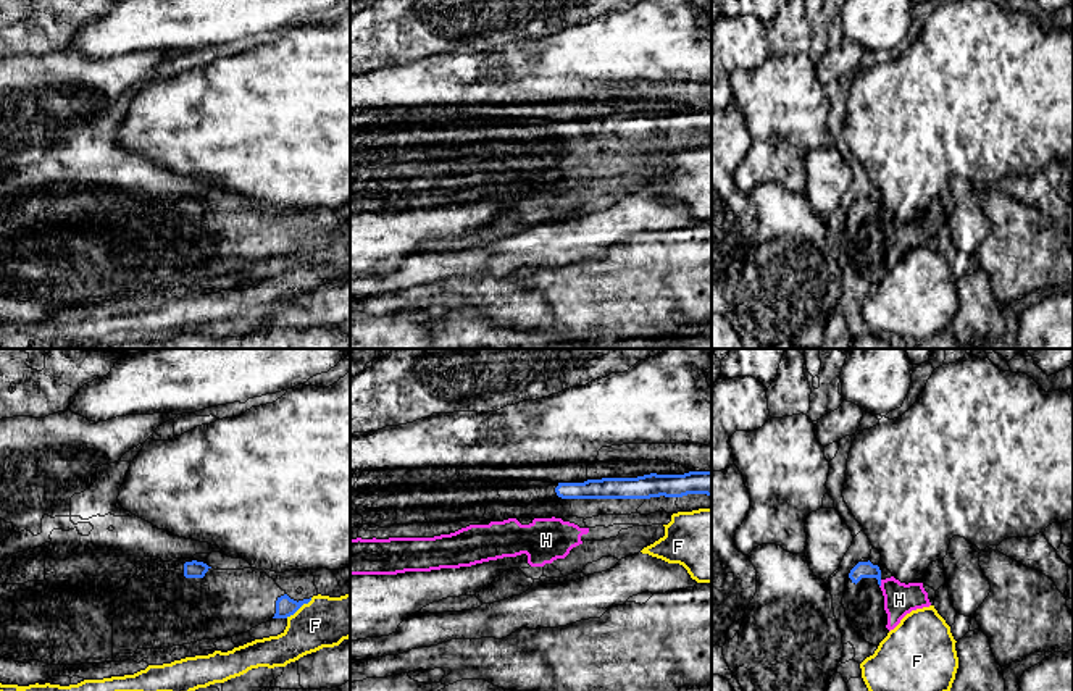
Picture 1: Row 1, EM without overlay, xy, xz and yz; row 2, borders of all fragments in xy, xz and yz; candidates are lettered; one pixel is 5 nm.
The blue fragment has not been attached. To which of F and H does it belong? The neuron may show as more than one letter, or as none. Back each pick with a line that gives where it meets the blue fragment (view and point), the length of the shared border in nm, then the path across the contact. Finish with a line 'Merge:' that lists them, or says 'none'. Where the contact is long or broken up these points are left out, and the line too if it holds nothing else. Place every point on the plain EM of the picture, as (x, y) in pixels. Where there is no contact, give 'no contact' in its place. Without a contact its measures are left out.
H: meets blue in yz at (880, 221); contact 40 nm long
Merge: H

